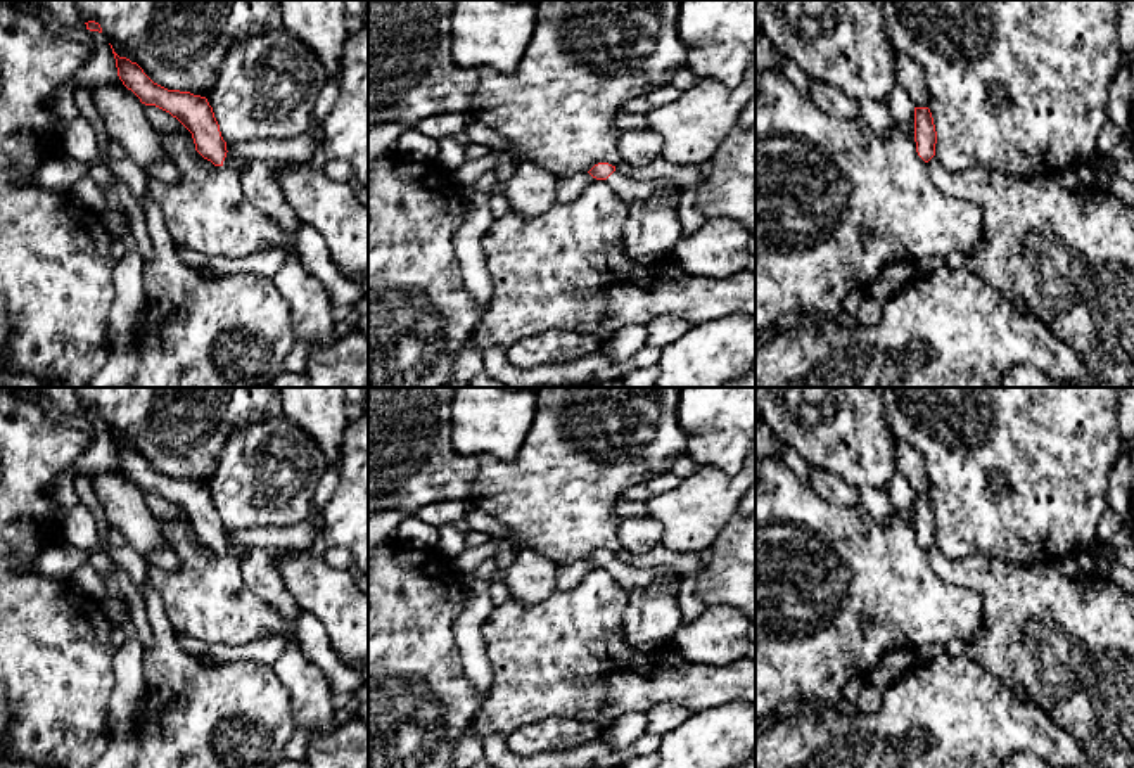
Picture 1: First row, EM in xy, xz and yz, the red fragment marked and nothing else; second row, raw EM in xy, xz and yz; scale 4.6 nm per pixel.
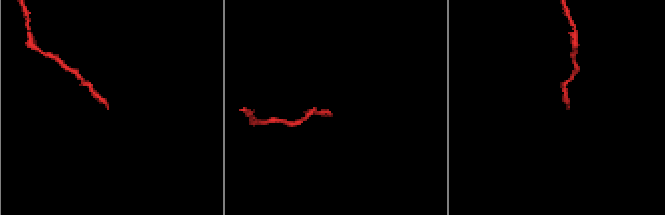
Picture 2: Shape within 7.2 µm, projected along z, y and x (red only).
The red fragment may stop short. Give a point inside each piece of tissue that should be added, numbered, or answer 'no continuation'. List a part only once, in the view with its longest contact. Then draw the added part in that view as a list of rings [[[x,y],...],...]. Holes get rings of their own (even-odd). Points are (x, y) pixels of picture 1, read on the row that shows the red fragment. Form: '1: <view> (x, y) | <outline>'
1: xy (232, 161) | [[[226,152],[223,166],[230,166],[230,168],[235,168],[240,171],[244,168],[244,164],[245,164],[244,159],[239,159],[239,157],[232,156],[230,152]]]

